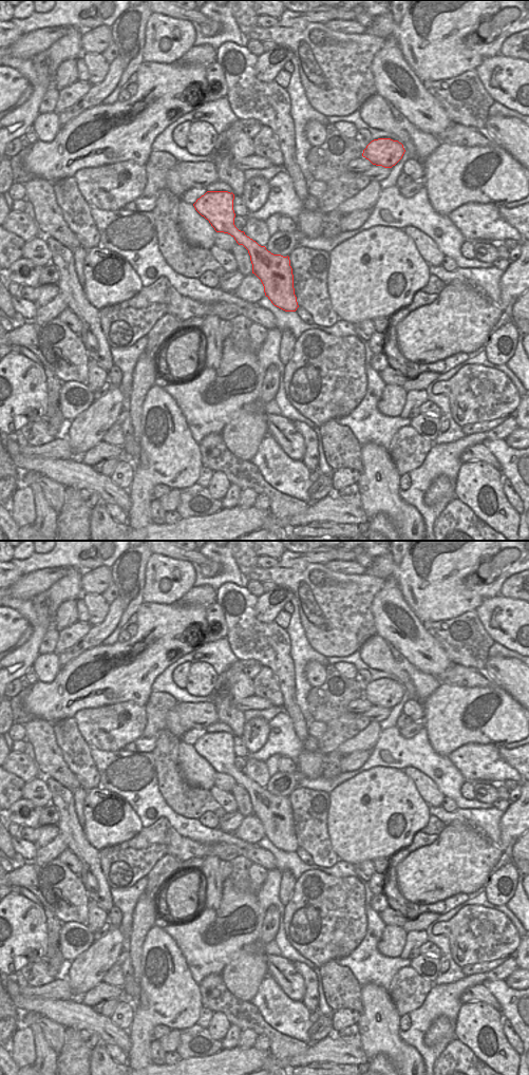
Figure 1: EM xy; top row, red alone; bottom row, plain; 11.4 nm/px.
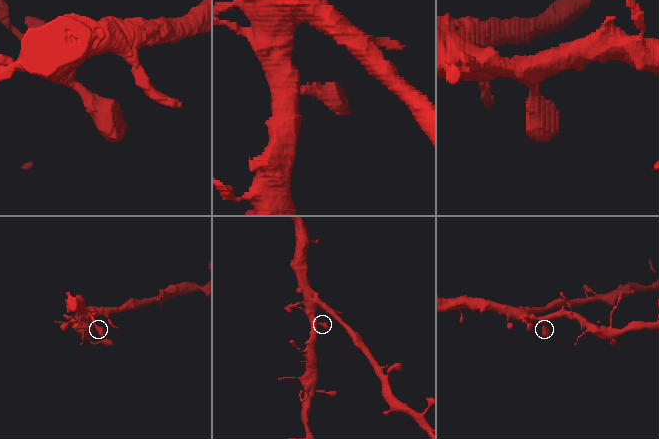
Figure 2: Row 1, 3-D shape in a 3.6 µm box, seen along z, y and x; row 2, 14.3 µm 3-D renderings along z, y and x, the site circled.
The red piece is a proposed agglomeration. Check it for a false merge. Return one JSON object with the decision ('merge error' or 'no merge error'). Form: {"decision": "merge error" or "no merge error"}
{"decision": "no merge error"}

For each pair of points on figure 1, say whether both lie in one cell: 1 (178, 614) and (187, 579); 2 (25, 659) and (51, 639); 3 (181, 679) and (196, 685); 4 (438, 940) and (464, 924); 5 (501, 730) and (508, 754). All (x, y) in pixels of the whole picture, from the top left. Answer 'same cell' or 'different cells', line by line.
1: different cells
2: different cells
3: different cells
4: different cells
5: different cells

